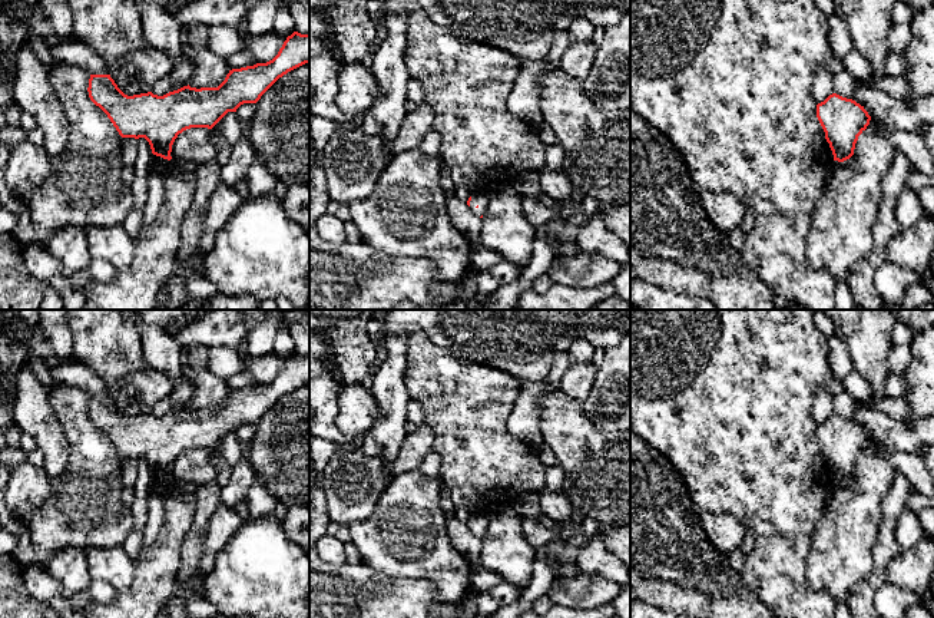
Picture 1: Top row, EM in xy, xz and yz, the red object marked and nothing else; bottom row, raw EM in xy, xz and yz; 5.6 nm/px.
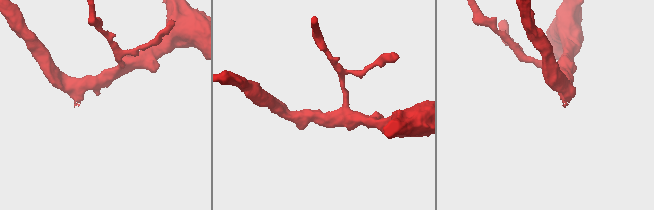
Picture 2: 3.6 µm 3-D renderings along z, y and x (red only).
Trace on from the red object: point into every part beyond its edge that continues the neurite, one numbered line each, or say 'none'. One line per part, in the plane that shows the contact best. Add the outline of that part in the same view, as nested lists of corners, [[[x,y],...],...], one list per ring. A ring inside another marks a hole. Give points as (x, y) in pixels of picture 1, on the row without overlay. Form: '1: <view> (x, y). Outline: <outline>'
1: xy (158, 486). Outline: [[[153,476],[152,483],[150,483],[152,495],[160,496],[166,490],[168,483],[169,483],[168,480]]]

